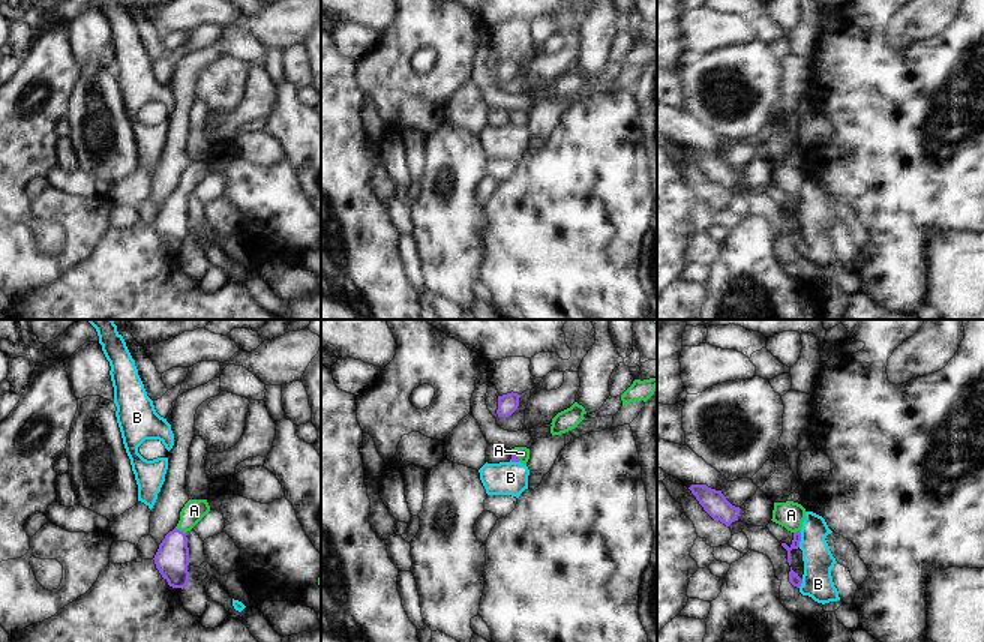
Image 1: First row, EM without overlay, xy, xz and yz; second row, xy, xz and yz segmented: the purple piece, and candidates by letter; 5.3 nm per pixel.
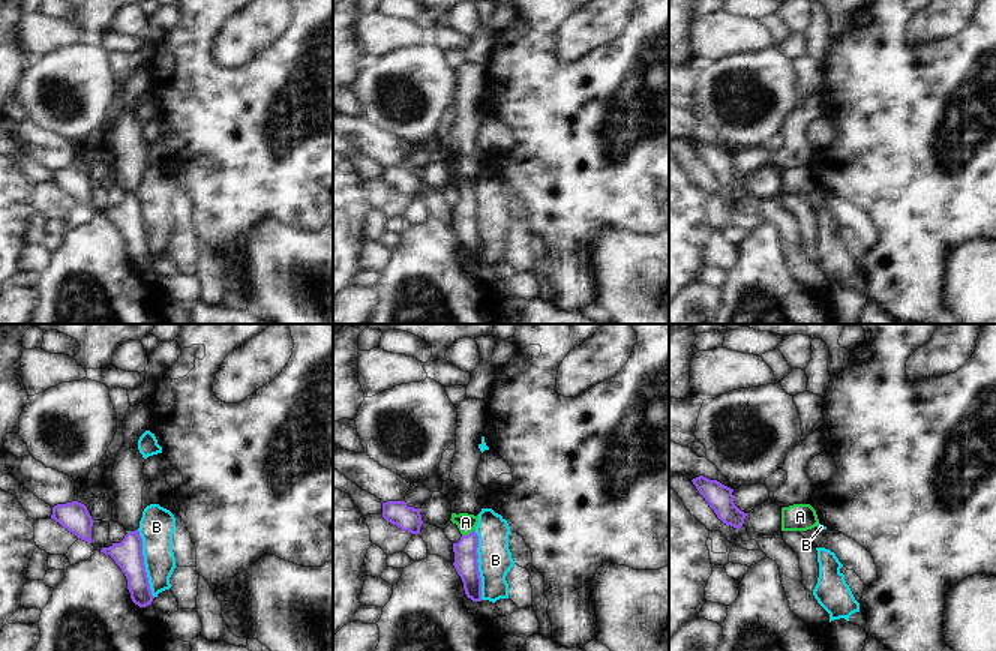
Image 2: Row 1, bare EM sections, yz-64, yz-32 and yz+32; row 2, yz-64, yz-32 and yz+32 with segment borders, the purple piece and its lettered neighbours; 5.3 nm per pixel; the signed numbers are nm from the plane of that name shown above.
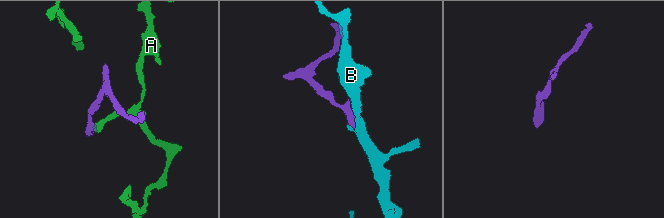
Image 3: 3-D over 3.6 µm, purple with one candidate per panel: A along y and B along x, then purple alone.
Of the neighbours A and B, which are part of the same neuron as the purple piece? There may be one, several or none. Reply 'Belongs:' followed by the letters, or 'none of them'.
Belongs: A

